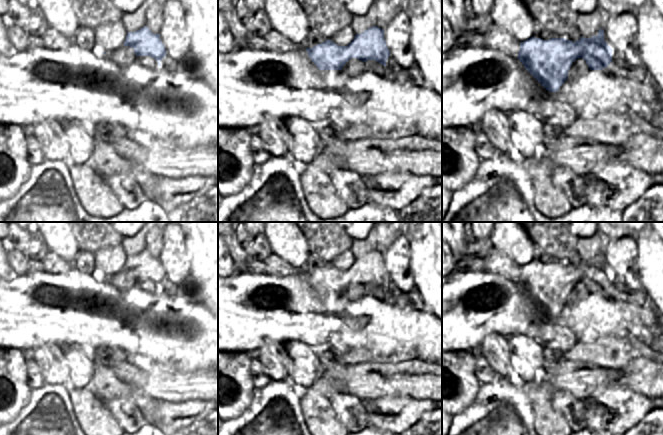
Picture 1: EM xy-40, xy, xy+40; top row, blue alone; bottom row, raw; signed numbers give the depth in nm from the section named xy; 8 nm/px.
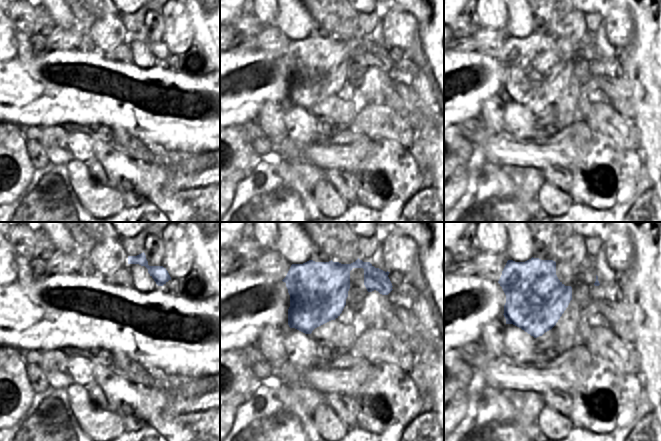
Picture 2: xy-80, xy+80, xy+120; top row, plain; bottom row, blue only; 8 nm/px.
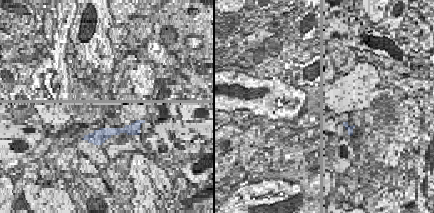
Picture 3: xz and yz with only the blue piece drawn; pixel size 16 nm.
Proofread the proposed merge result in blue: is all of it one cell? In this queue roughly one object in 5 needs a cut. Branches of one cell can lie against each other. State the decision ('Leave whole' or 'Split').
Leave whole

